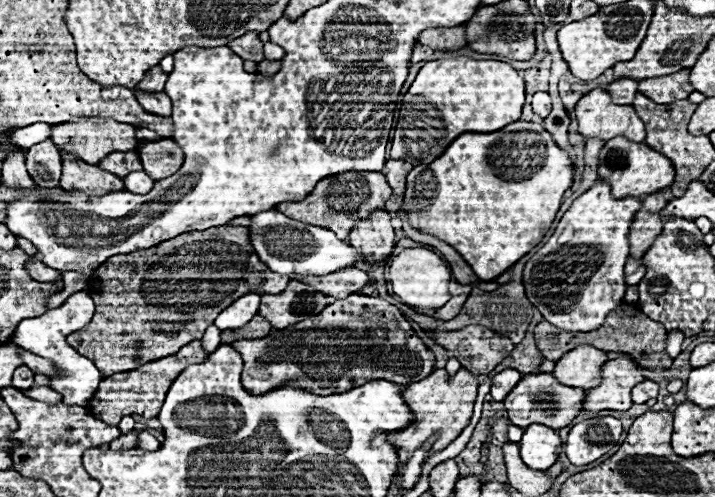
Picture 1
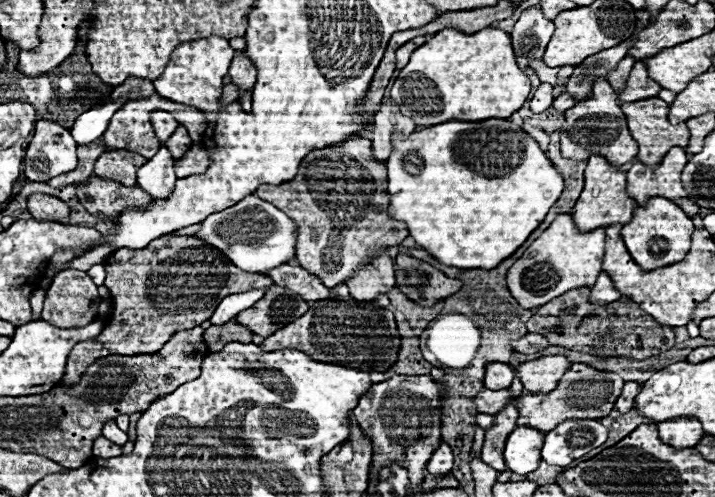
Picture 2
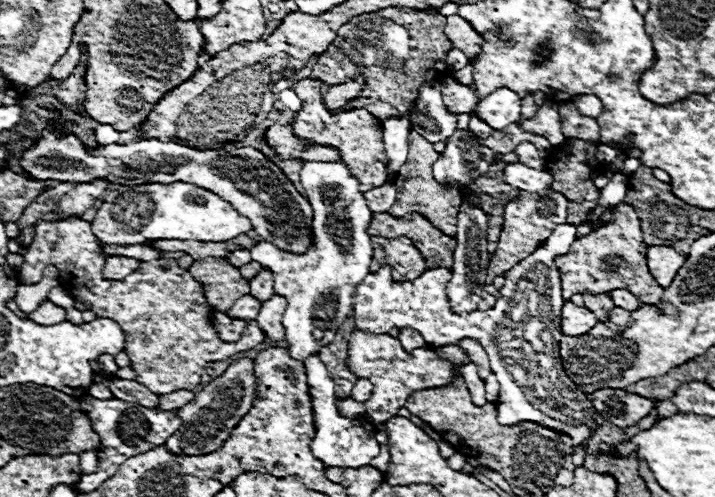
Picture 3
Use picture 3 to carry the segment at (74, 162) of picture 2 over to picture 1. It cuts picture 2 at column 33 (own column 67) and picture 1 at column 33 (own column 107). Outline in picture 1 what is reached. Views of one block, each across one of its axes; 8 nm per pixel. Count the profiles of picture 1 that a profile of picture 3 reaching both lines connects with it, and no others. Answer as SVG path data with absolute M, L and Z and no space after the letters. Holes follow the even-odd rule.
M48 138L26 152L26 168L40 188L56 188L62 170L60 148Z

